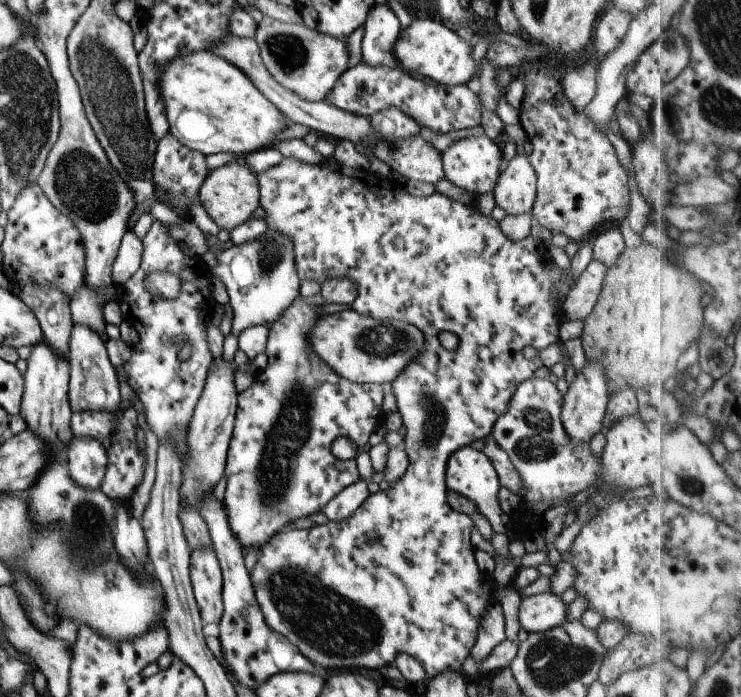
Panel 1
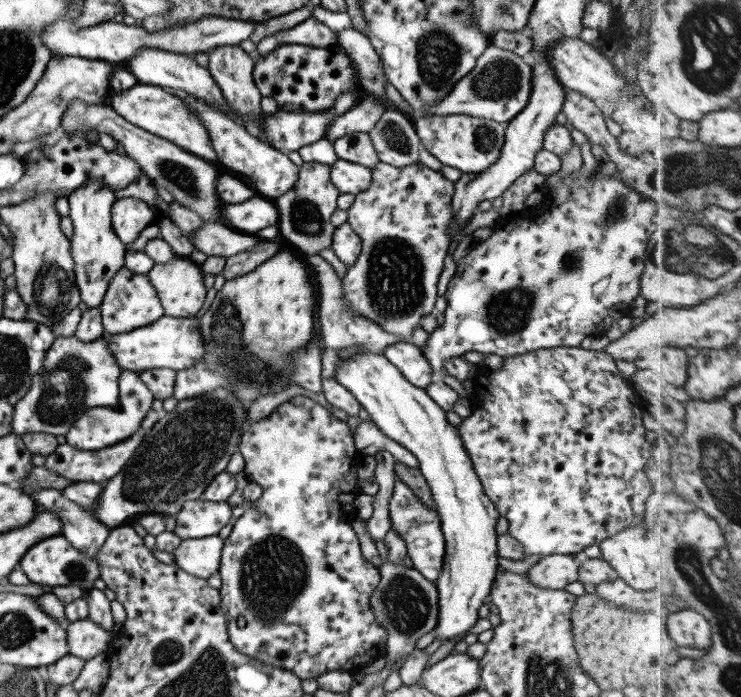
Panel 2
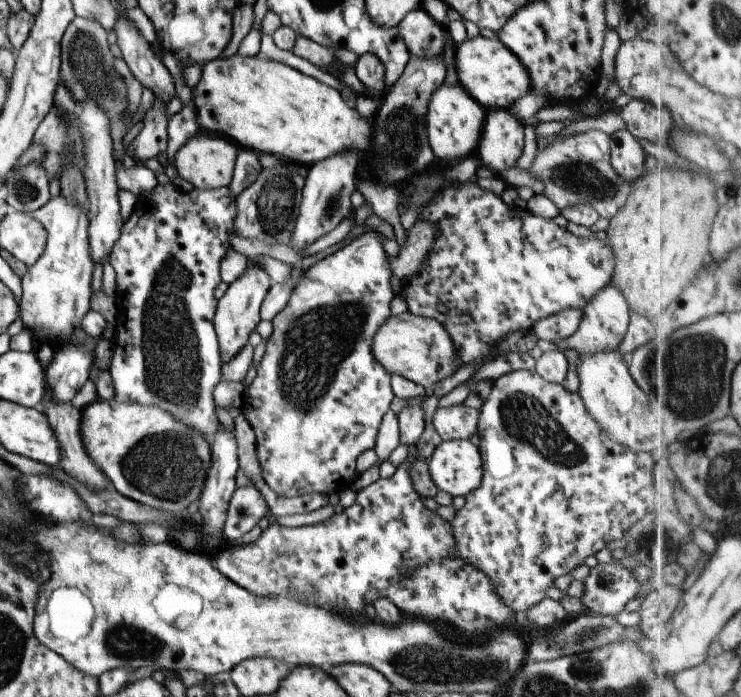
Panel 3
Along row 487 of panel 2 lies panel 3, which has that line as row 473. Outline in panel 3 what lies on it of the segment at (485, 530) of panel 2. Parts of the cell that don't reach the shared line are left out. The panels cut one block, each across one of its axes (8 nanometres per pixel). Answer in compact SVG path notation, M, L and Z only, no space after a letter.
M467 439L442 441L425 462L435 487L451 497L465 497L480 484L482 463L478 448Z

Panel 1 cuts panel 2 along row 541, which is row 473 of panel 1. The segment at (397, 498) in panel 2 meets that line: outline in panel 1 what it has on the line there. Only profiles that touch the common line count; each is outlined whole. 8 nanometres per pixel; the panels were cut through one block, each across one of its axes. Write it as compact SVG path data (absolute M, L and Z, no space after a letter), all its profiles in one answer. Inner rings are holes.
M281 156L279 164L265 168L263 172L256 174L256 177L258 204L265 211L265 224L269 230L281 232L291 240L293 262L295 262L299 282L308 280L323 284L329 278L351 280L357 286L357 296L349 304L353 312L380 321L407 322L415 326L417 330L421 329L425 344L423 344L423 350L413 358L413 362L407 364L397 374L397 378L393 378L393 382L385 386L386 391L391 392L395 398L396 411L400 416L401 426L405 429L403 443L408 458L405 474L397 482L390 483L389 492L379 490L376 493L369 493L365 502L349 518L341 522L328 521L326 524L314 525L312 528L290 529L287 532L282 530L273 534L267 544L258 548L255 566L250 571L250 582L253 586L255 600L262 612L265 624L273 632L284 636L311 664L315 665L316 669L322 672L327 668L345 668L346 670L365 668L382 671L383 668L392 666L395 656L399 653L408 654L419 662L426 679L437 676L437 674L445 674L447 670L457 672L461 669L463 660L469 656L471 646L475 644L479 622L487 605L494 600L494 590L491 576L479 570L475 563L474 548L469 540L469 534L473 528L471 519L465 514L455 512L447 504L445 494L449 491L444 481L445 464L449 456L458 448L463 448L475 440L485 440L489 437L495 421L505 412L517 386L521 384L521 381L531 378L533 372L542 366L539 357L527 360L521 354L521 350L529 346L539 352L558 340L557 331L561 324L561 309L557 308L557 304L564 300L565 294L576 282L571 280L568 270L562 270L557 265L555 268L547 268L546 257L542 255L539 244L531 235L519 242L511 242L501 234L497 226L498 222L493 220L491 215L482 216L476 207L468 206L452 196L441 196L435 192L425 197L411 196L403 188L393 190L386 184L382 184L382 179L367 169L347 167L335 160L310 164L293 157ZM445 330L453 332L459 338L459 348L455 352L441 348L437 336L439 332L445 332Z

